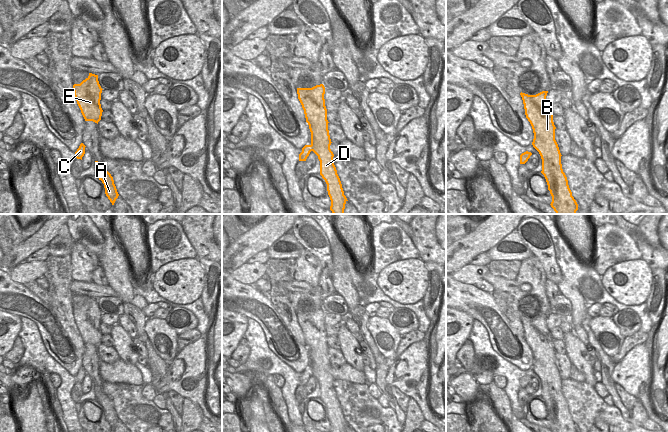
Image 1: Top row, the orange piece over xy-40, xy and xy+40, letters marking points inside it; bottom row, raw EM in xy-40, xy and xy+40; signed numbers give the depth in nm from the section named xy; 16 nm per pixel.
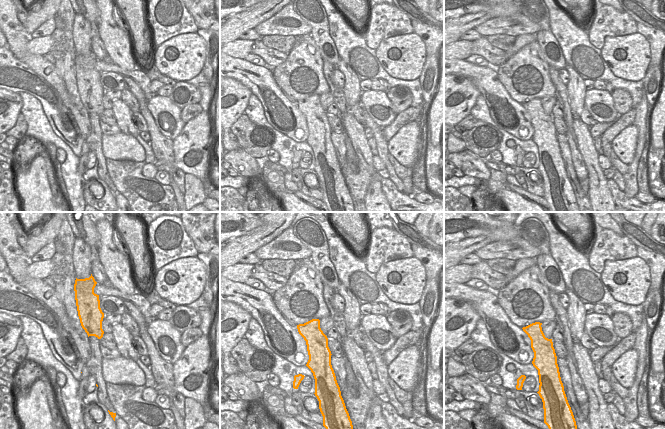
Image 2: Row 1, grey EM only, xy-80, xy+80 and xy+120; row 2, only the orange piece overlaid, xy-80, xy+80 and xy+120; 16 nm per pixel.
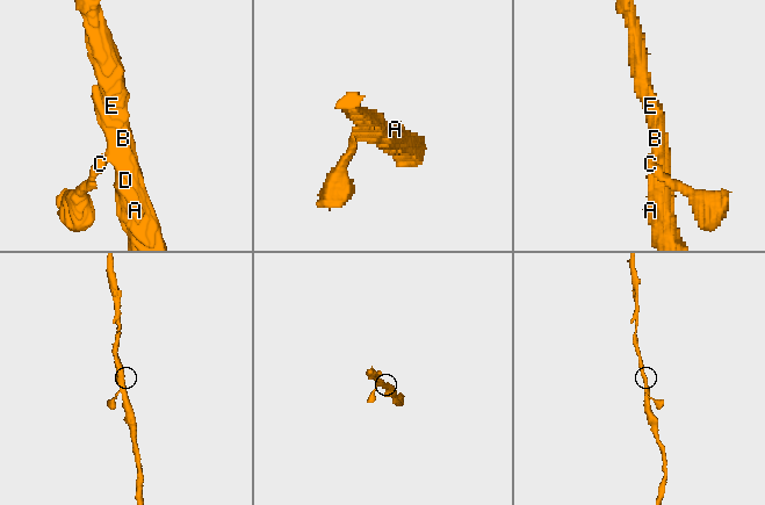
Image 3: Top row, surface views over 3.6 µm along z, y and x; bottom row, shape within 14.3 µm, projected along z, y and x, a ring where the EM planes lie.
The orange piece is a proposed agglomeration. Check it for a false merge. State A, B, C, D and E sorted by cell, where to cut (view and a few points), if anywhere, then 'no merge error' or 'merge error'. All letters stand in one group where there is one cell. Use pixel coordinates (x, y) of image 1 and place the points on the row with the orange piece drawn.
A B C D E; no cut; no merge error

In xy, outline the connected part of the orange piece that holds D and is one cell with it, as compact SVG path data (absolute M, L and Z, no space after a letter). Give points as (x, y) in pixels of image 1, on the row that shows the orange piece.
M323 84L312 88L297 88L298 99L304 110L306 122L311 132L311 144L305 145L299 154L299 161L306 161L313 151L320 161L320 175L327 184L333 214L344 214L348 201L344 195L340 178L333 163L334 154L330 149L331 139L328 130L325 87Z

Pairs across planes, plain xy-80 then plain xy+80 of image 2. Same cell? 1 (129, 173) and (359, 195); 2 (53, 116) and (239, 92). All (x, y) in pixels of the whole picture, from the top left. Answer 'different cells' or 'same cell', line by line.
1: same cell
2: different cells

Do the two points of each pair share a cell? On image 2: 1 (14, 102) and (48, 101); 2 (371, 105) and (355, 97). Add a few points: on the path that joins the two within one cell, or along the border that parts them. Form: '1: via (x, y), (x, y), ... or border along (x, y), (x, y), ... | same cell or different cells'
1: border along (10, 90), (17, 93) | different cells
2: border along (363, 91), (360, 101) | different cells

